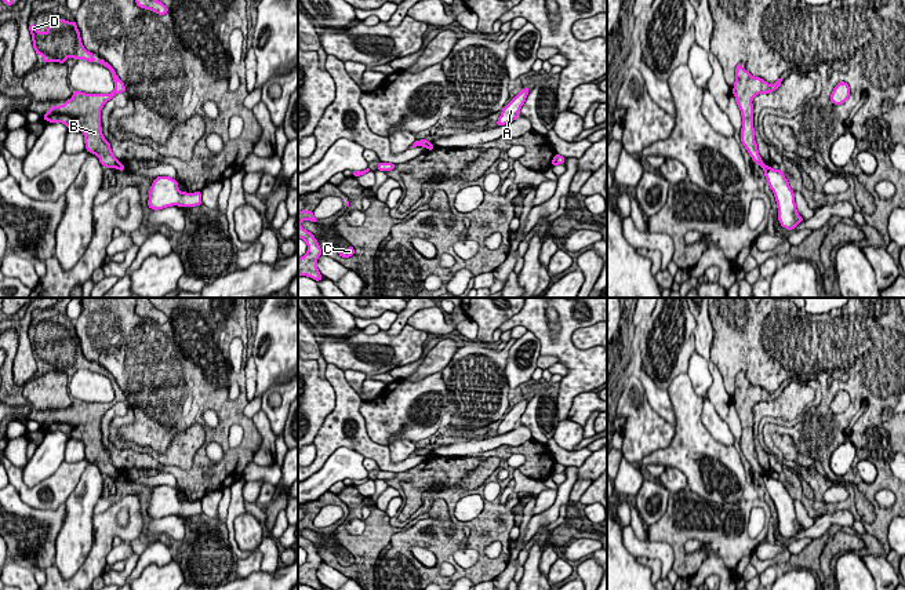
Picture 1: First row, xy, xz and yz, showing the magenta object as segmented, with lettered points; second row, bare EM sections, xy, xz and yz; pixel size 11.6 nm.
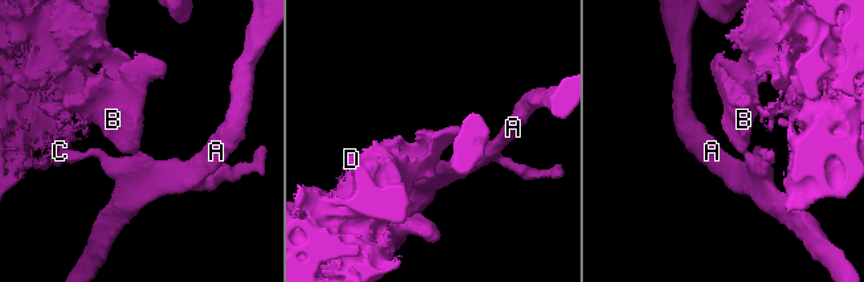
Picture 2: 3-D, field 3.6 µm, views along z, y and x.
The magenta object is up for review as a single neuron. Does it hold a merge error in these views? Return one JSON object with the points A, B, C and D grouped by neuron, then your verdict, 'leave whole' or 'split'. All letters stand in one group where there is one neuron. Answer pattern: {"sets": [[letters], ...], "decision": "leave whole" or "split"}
{"sets": [["A"], ["B", "C", "D"]], "decision": "split"}

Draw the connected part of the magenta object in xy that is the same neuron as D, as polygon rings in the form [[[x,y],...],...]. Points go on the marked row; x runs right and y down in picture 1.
[[[57,18],[48,23],[47,33],[44,30],[39,33],[36,25],[29,25],[29,30],[33,48],[43,57],[43,62],[65,63],[66,58],[76,61],[81,58],[88,62],[97,61],[110,70],[115,81],[115,90],[110,94],[73,91],[73,96],[66,99],[65,105],[51,106],[43,119],[50,123],[62,123],[69,131],[81,131],[86,150],[95,154],[105,168],[119,168],[121,163],[113,156],[110,143],[102,134],[101,110],[116,94],[126,92],[124,83],[108,62],[102,58],[95,59],[94,54],[84,48],[76,21]]]

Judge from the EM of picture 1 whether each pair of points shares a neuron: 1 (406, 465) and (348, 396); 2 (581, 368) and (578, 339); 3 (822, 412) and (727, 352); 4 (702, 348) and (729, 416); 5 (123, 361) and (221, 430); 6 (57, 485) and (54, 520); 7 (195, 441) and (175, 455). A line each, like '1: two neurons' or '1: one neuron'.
1: one neuron
2: two neurons
3: one neuron
4: one neuron
5: one neuron
6: two neurons
7: one neuron

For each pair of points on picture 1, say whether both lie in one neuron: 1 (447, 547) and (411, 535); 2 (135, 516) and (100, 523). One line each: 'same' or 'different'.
1: same
2: same

